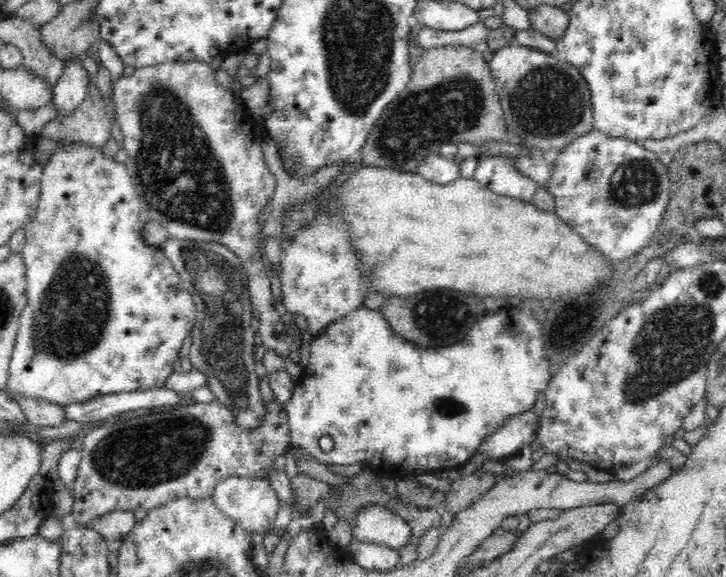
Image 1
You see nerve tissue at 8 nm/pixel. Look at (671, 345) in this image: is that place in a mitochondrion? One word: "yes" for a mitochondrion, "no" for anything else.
yes

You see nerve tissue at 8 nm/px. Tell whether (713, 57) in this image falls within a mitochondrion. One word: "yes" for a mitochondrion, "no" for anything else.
no

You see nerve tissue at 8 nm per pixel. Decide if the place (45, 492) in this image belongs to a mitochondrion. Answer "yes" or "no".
no

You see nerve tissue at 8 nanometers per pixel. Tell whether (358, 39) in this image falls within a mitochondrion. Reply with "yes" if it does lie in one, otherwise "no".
yes

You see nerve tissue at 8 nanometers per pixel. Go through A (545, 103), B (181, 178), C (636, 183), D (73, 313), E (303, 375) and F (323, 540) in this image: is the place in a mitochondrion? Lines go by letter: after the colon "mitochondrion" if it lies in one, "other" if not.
A: mitochondrion
B: mitochondrion
C: mitochondrion
D: mitochondrion
E: other
F: other

